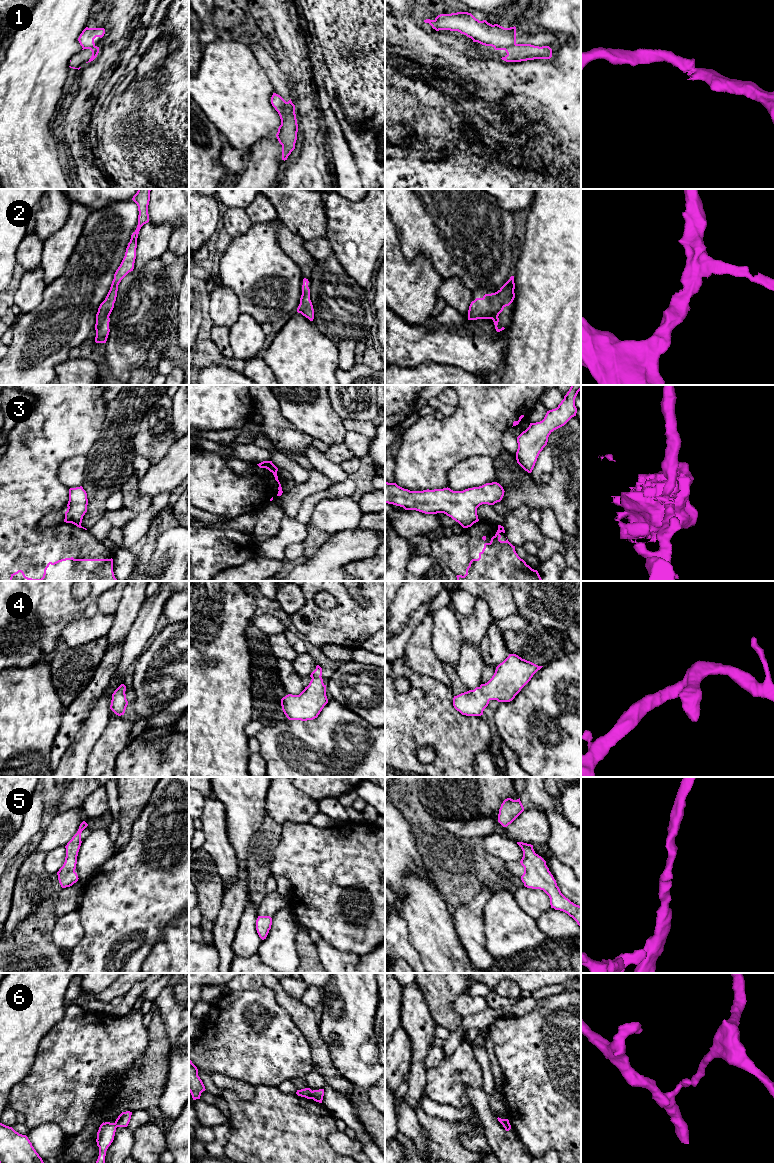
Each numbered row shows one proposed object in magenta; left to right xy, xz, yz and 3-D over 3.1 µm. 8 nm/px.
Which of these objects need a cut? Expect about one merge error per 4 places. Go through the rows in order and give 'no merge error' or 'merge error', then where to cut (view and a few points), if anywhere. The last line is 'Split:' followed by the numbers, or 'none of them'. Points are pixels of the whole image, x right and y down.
1: merge error; cut in yz along (516, 44), (494, 47)
2: no merge error; no cut
3: merge error; cut in xz along (272, 471), (276, 472)
4: no merge error; no cut
5: no merge error; no cut
6: merge error; cut in xz along (311, 1091), (312, 1098)
Split: 1, 3, 6

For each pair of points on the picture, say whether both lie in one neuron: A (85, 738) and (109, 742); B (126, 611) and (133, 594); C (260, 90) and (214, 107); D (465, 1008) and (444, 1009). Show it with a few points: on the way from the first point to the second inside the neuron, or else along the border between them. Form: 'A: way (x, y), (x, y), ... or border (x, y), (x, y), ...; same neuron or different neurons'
A: border (109, 719), (87, 761); different neurons
B: way (129, 607), (133, 598); same neuron
C: way (249, 90), (229, 92), (225, 96); same neuron
D: border (456, 995), (452, 1008), (463, 1017); different neurons

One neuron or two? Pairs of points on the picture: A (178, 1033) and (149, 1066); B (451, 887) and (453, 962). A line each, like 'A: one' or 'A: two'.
A: two
B: two

